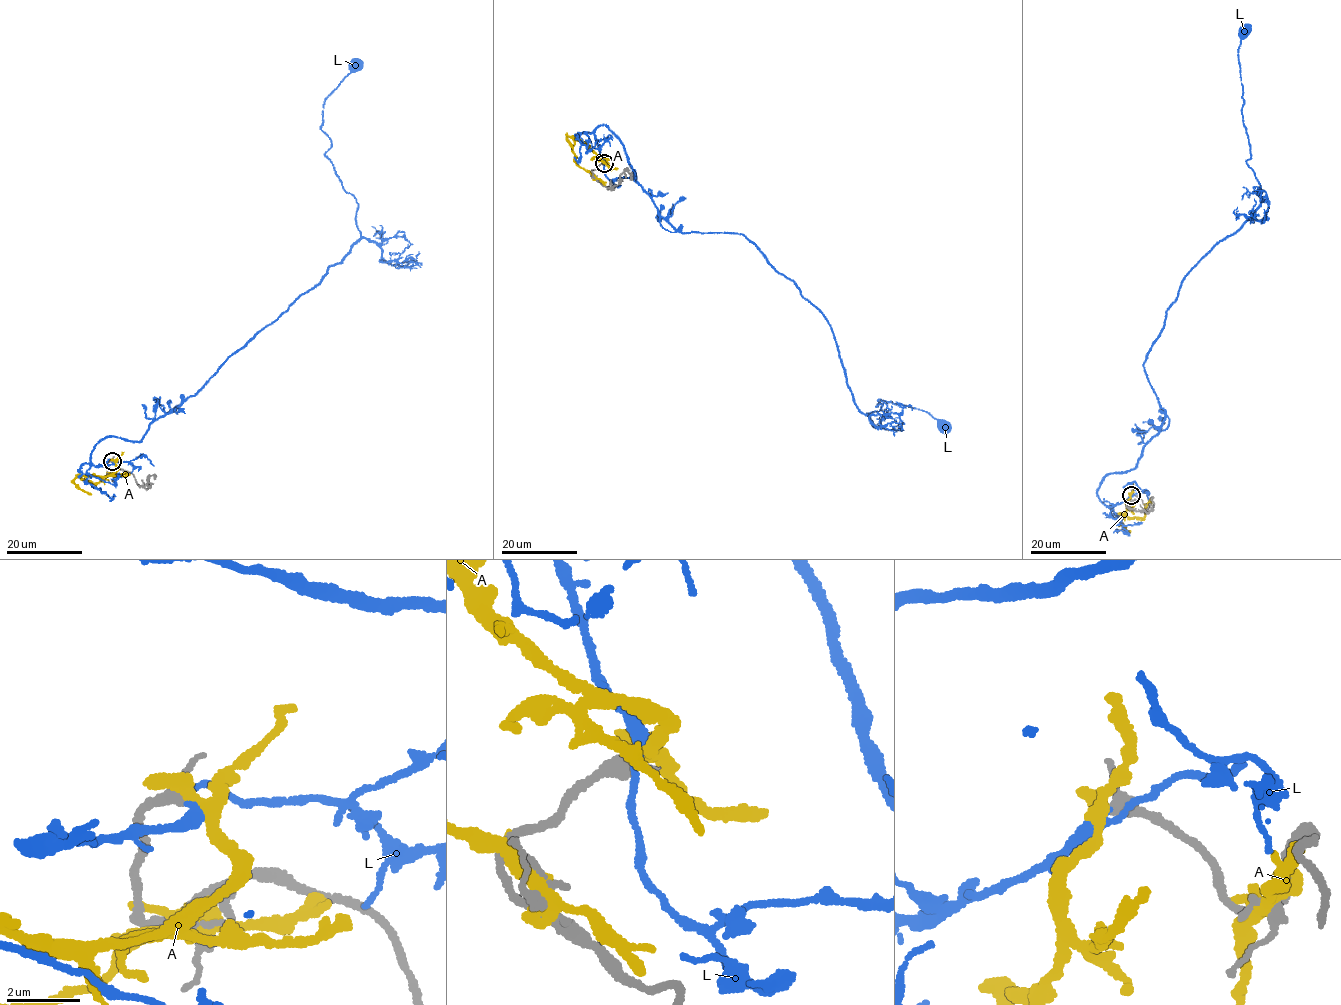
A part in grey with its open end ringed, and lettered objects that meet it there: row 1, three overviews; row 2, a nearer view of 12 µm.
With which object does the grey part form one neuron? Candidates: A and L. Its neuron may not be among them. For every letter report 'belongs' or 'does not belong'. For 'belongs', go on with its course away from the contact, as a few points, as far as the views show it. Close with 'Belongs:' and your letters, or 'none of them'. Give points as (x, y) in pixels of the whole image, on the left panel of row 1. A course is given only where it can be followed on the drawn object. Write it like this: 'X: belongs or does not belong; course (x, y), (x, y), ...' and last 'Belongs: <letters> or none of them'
A: does not belong
L: belongs; course (112, 461), (93, 465), (95, 445), (141, 441), (360, 238), (320, 129), (324, 99), (355, 67)
Belongs: L

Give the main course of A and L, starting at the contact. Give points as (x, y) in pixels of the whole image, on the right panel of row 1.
A: (1132, 495), (1126, 512), (1121, 516), (1123, 517), (1144, 517), (1151, 498)
L: (1132, 495), (1109, 506), (1097, 493), (1160, 428), (1148, 353), (1189, 271), (1261, 200), (1241, 111), (1244, 34)

